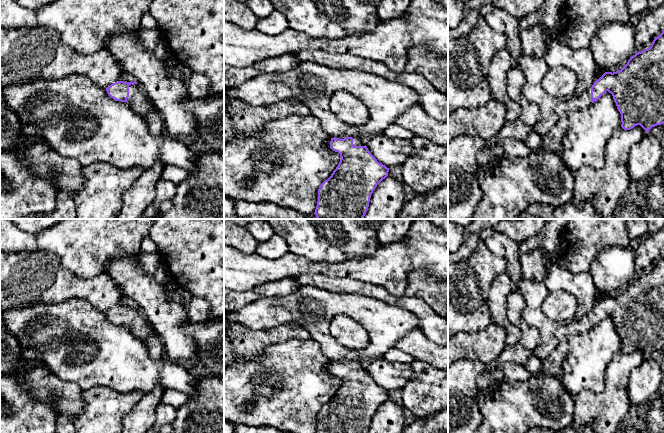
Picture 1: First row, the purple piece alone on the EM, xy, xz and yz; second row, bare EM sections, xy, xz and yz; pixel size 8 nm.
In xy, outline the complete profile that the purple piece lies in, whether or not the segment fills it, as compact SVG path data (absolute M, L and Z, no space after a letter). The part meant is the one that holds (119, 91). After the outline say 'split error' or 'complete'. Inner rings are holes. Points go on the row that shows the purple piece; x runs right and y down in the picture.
M135 81L115 82L107 87L106 91L114 100L133 105L134 110L146 120L151 135L160 136L165 133L164 121L143 89Z; split error

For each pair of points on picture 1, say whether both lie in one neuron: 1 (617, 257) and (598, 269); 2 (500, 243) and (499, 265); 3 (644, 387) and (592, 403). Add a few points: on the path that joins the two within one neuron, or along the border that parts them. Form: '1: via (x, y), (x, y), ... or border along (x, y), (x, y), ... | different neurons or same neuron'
1: via (612, 262), (603, 269) | same neuron
2: border along (483, 241), (492, 252), (505, 260), (506, 271) | different neurons
3: border along (633, 369), (628, 386), (630, 406) | different neurons

